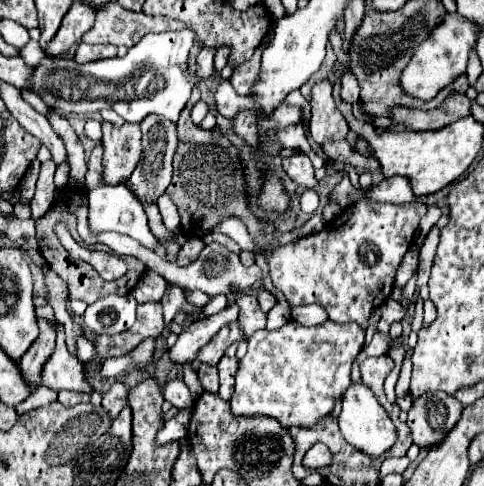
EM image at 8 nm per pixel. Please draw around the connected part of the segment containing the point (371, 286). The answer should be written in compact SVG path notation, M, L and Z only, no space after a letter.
M362 199L360 203L354 203L352 209L346 207L340 213L340 217L330 221L320 233L314 233L294 243L288 243L284 247L278 247L272 253L266 253L260 249L260 253L270 265L270 277L276 291L282 293L290 305L318 303L326 309L332 321L358 323L358 327L366 331L372 307L380 307L392 293L396 269L402 257L406 255L406 251L410 249L410 243L414 239L414 233L424 213L426 213L424 203L392 205L392 203L372 203Z

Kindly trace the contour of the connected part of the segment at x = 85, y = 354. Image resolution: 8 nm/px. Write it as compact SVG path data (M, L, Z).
M80 337L76 345L78 345L78 357L80 357L82 363L88 363L88 361L96 359L96 347L94 347L92 341L88 341L86 337Z

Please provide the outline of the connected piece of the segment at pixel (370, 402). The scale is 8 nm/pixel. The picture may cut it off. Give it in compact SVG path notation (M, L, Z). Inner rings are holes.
M350 383L348 391L344 391L342 399L342 413L338 417L340 431L348 443L352 443L356 449L370 457L380 457L384 451L388 451L394 445L396 439L396 427L384 407L378 403L378 399L372 395L370 387L360 383Z

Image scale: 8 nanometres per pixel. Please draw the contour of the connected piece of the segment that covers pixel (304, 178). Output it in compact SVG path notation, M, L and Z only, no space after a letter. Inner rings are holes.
M296 153L292 157L282 157L282 167L288 173L288 177L292 181L296 181L298 185L302 185L306 189L316 187L318 181L314 177L314 167L312 167L312 161L308 155Z

